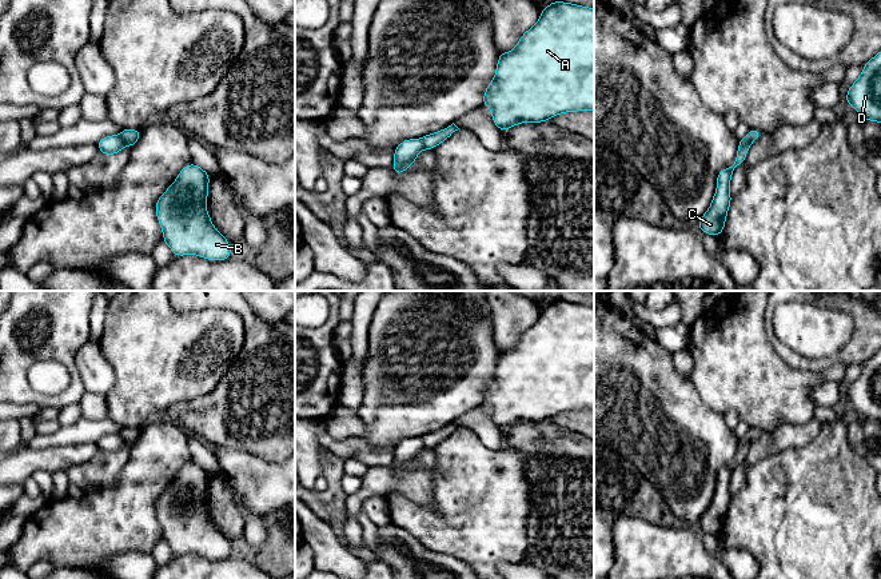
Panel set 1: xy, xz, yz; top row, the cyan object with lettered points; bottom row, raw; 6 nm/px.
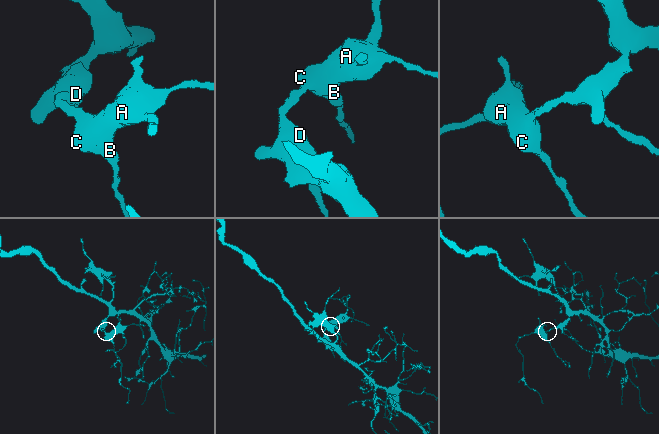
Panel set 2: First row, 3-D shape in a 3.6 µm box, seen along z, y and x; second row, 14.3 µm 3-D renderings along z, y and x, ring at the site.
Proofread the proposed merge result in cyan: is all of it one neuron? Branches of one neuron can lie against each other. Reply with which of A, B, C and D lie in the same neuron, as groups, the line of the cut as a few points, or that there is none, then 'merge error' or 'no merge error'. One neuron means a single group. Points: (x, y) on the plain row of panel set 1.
A B C D | no cut | no merge error

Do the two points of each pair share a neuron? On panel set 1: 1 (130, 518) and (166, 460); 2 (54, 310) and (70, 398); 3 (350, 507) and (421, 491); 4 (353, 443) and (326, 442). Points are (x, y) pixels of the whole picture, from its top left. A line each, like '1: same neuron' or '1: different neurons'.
1: same neuron
2: same neuron
3: same neuron
4: same neuron

